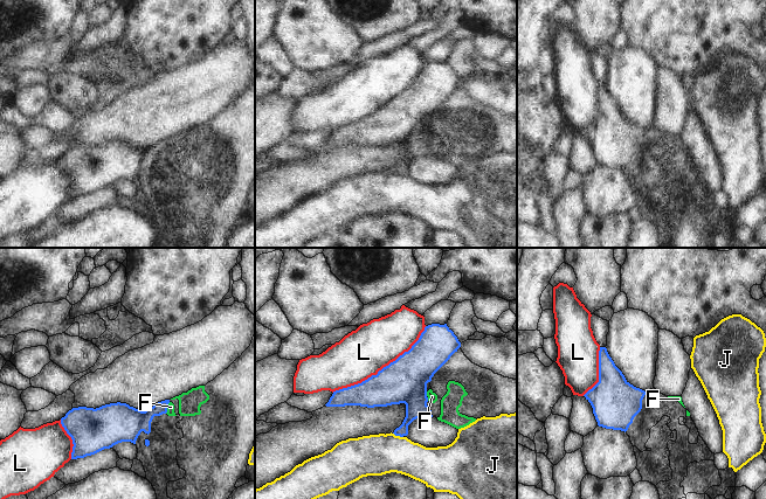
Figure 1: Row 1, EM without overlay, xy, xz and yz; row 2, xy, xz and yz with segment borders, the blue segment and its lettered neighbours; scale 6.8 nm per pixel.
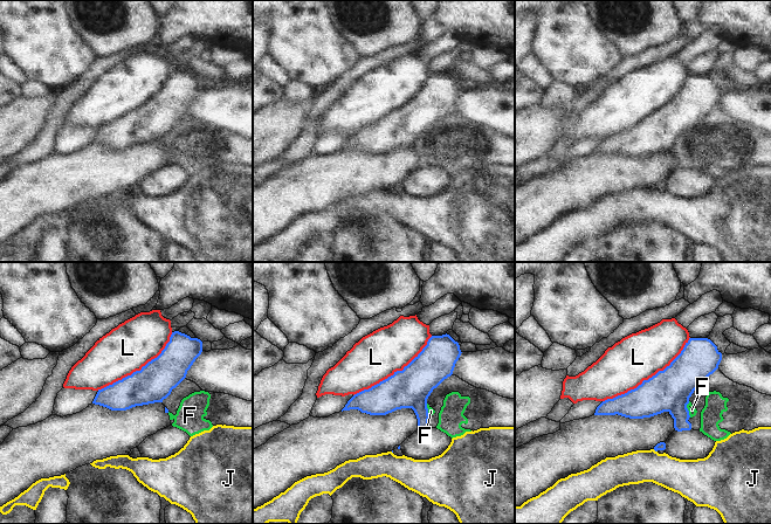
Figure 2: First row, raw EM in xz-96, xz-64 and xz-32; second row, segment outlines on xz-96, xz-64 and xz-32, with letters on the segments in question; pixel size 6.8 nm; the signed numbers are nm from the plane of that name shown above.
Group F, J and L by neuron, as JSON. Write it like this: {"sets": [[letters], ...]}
{"sets": [["F"], ["J"], ["L"]]}

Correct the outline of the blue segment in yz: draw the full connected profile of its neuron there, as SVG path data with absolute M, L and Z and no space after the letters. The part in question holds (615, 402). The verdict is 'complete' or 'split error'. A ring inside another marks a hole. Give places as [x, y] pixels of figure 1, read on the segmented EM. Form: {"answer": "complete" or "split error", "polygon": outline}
{"answer": "complete", "polygon": "M606 347L599 351L599 382L584 396L591 403L599 427L627 431L634 417L642 409L646 391L630 384L622 372L615 366Z"}

